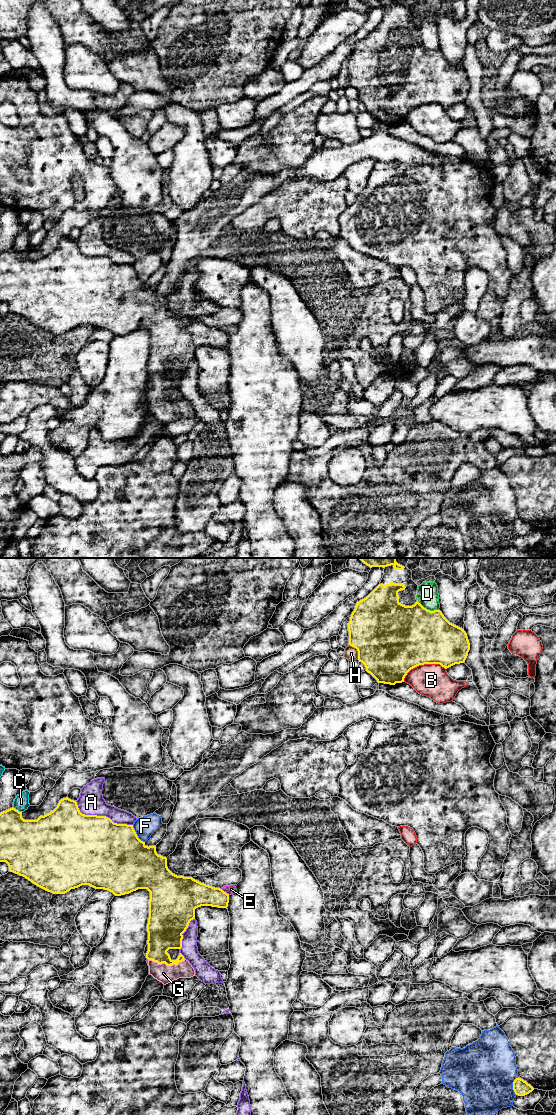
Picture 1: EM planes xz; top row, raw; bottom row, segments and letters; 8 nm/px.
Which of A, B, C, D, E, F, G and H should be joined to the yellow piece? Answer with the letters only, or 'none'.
G

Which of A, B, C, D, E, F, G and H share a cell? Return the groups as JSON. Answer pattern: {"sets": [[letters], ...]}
{"sets": [["A"], ["B"], ["C"], ["D"], ["E"], ["F"], ["G"], ["H"]]}

